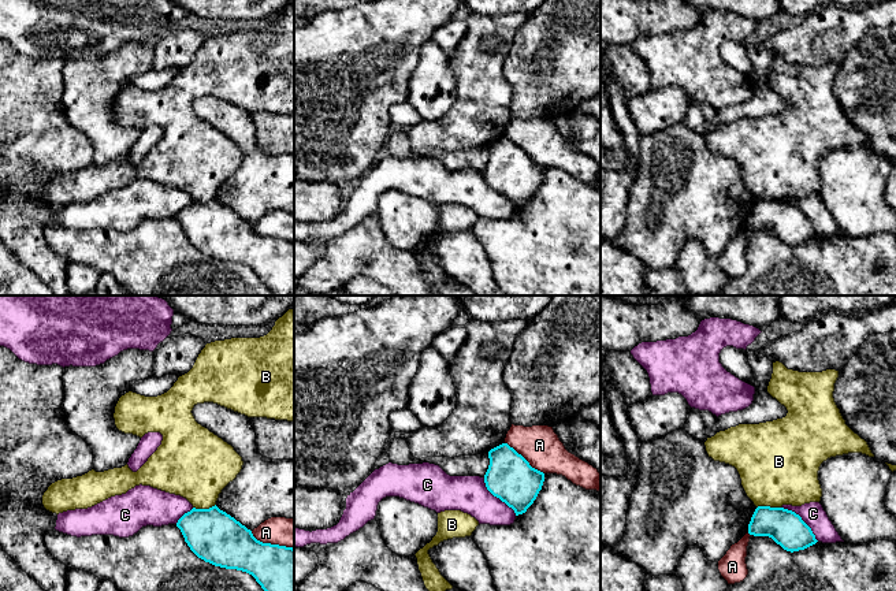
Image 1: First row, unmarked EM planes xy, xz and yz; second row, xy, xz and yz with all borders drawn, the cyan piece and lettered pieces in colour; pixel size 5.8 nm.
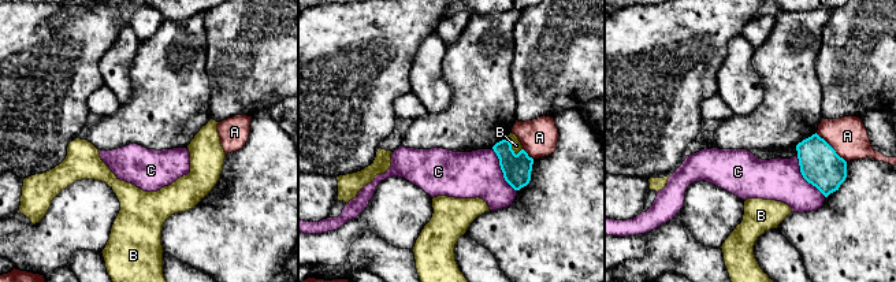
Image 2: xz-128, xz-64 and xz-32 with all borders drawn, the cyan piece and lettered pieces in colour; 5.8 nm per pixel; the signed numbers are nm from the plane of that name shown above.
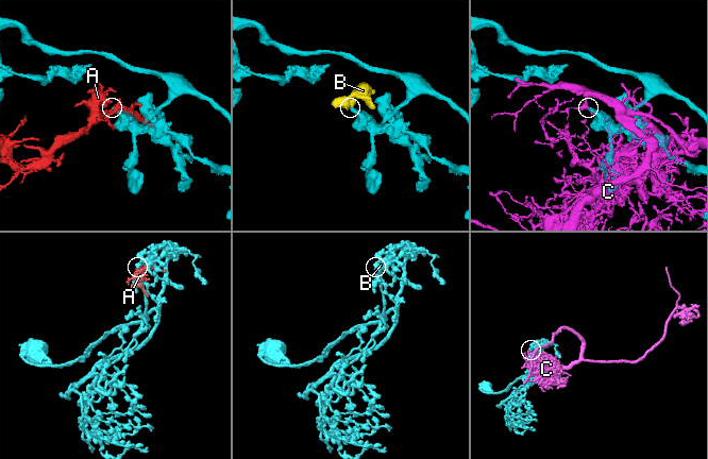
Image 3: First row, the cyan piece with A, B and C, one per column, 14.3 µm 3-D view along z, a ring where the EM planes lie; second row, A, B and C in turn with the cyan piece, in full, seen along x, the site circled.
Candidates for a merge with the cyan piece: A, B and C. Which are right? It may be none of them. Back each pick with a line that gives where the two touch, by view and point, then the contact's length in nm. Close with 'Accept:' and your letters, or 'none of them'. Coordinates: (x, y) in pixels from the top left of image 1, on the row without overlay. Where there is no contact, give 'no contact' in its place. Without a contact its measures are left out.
Accept: none of them

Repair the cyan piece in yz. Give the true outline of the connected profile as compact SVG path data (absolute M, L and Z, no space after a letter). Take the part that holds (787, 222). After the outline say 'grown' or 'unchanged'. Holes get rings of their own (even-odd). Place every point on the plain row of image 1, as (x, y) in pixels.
M758 200L748 218L748 227L769 230L791 246L804 244L818 235L802 211L784 201Z | unchanged

